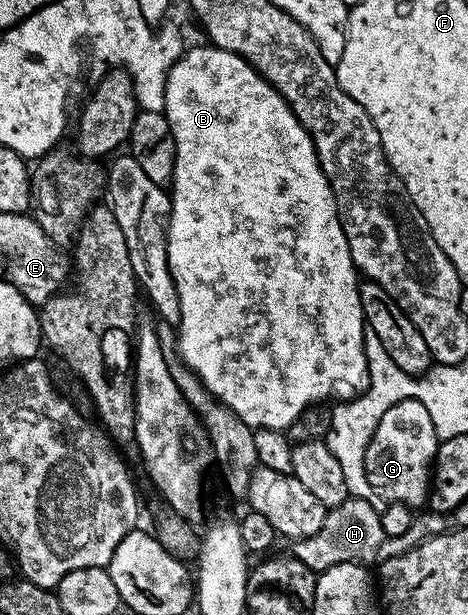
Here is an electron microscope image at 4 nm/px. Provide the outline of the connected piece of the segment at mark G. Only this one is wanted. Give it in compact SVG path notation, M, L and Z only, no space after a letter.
M404 400L398 402L378 422L365 452L366 482L386 502L405 504L416 510L427 501L432 483L432 465L436 458L438 439L429 411L422 402Z

